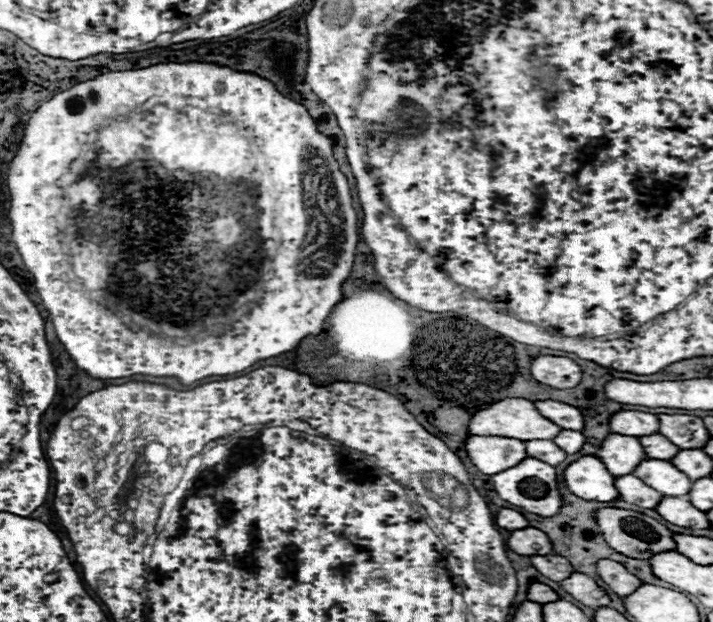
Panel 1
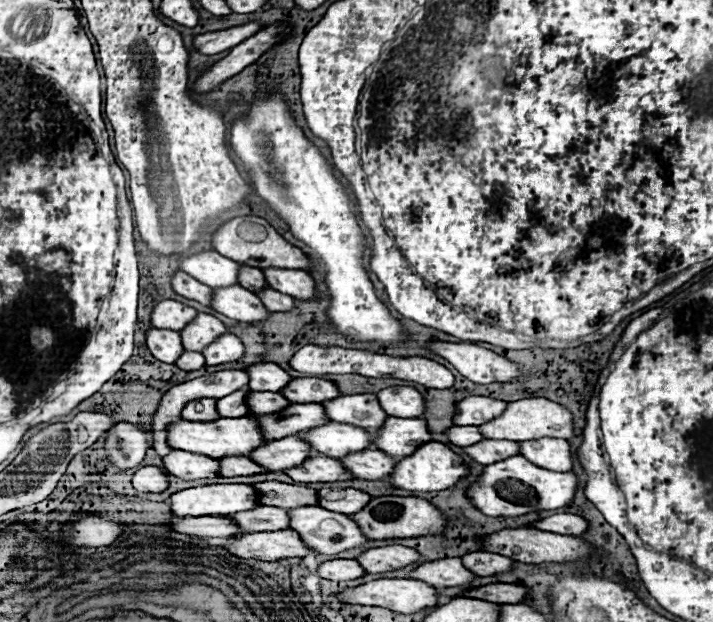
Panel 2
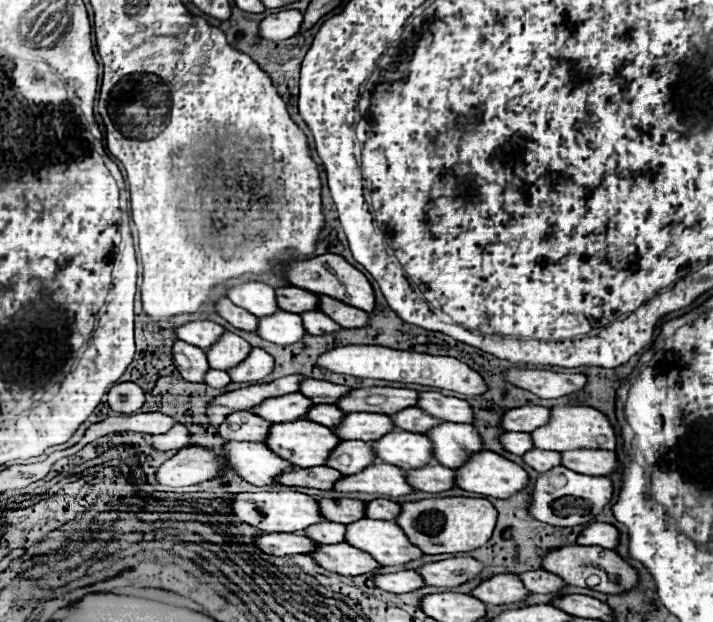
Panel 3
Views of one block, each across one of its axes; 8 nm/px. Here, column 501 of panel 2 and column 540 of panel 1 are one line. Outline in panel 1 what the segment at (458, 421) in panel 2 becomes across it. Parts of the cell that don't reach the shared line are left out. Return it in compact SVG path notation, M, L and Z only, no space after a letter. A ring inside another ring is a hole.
M534 400L532 404L544 418L548 418L550 422L554 422L556 426L560 426L564 430L582 430L584 428L584 418L582 418L580 410L570 404L562 404L562 402L554 402L554 400Z

